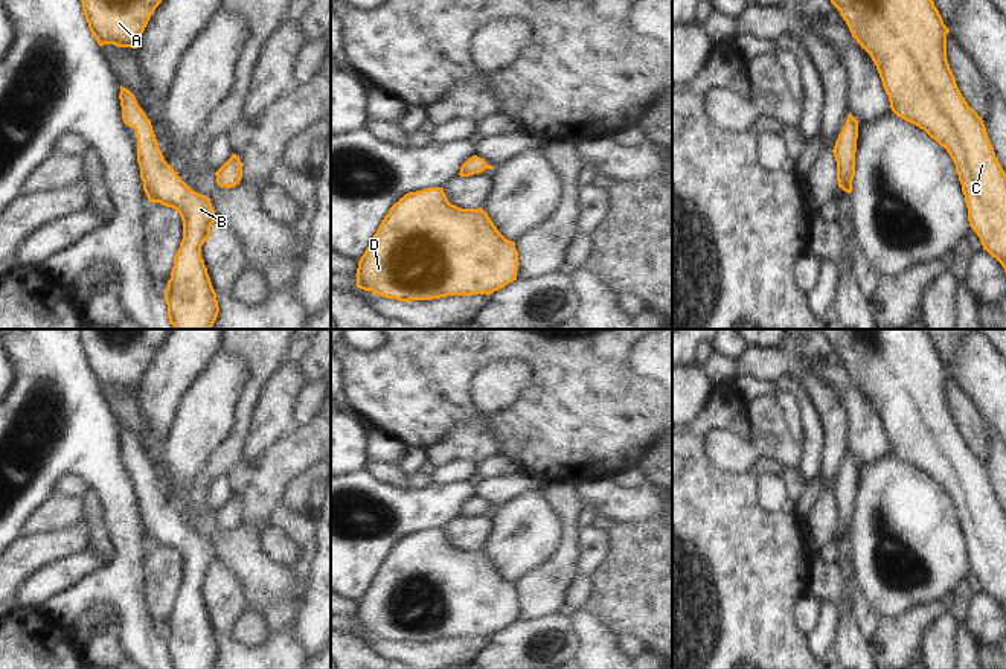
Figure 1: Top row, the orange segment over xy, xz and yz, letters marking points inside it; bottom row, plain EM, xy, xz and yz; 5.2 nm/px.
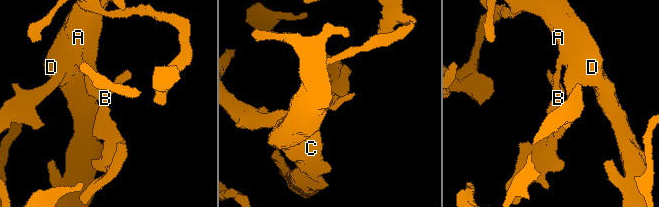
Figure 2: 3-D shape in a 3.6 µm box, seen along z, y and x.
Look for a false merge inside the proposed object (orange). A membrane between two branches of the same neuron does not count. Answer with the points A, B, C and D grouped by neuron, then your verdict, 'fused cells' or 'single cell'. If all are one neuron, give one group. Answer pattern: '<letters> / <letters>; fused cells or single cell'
A B C D; single cell

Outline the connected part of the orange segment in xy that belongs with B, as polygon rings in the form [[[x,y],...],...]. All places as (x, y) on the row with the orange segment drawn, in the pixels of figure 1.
[[[120,85],[119,99],[125,125],[136,130],[137,163],[149,203],[175,209],[183,221],[183,239],[165,290],[169,323],[174,329],[212,329],[219,306],[201,258],[201,245],[216,219],[210,198],[192,190],[166,163],[134,94]]]

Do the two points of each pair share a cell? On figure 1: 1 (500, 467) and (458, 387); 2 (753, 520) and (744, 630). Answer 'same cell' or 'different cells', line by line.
1: different cells
2: same cell

